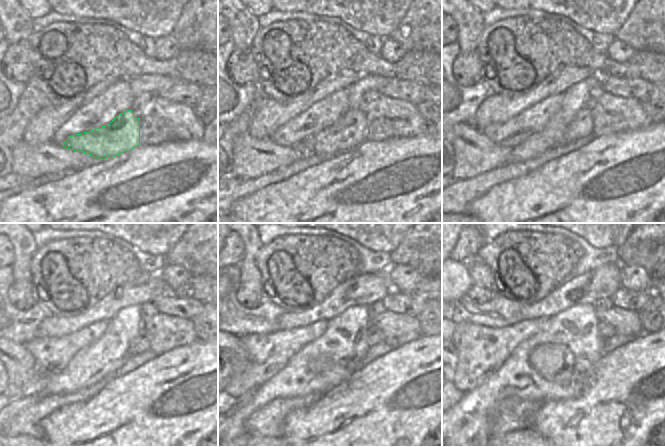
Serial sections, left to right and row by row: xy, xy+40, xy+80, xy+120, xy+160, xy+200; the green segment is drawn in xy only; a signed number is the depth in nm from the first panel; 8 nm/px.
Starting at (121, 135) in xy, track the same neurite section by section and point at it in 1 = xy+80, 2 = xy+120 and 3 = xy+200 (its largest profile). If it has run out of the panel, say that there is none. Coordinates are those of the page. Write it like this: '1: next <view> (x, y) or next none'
1: next xy+80 (581, 125)
2: next xy+120 (140, 344)
3: next xy+200 (606, 331)

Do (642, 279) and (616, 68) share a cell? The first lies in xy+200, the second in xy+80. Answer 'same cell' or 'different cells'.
different cells

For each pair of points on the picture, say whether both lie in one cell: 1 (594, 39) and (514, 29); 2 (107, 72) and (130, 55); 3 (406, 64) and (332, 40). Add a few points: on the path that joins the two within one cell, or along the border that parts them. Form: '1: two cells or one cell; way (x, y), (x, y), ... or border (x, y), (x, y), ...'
1: two cells; border (569, 24), (592, 47)
2: one cell; way (113, 66), (120, 59), (124, 59)
3: one cell; way (388, 67), (379, 67), (363, 62), (350, 54)

